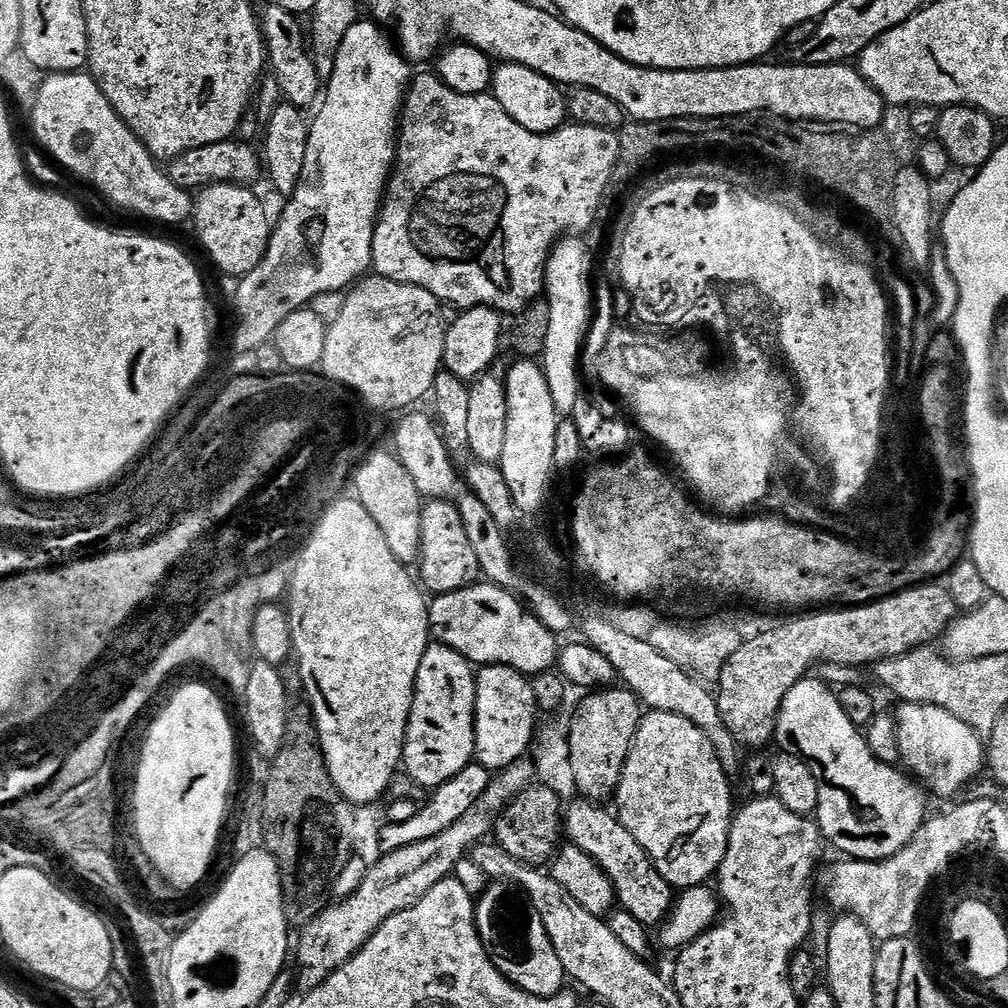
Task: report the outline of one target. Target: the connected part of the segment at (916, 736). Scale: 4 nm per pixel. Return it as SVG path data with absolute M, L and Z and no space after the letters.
M902 702L894 712L903 767L930 792L952 796L974 779L986 764L983 737L970 725L950 713L948 708L933 703Z

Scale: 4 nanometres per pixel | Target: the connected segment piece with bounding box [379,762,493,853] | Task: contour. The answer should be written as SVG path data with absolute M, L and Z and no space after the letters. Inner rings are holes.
M475 762L467 764L454 778L450 778L445 784L440 784L431 793L432 796L425 804L421 803L416 809L414 818L407 822L394 822L393 824L385 823L384 829L380 832L380 849L381 853L402 850L402 846L410 846L414 842L422 842L426 838L434 838L442 834L442 830L450 830L463 816L470 814L470 810L486 794L490 786L493 773L486 766Z

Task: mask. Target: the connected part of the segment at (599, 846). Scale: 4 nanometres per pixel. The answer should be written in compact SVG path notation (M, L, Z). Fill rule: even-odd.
M576 798L569 808L567 805L563 809L563 831L571 843L586 850L586 854L590 854L590 858L594 858L594 862L598 862L602 870L606 870L616 891L619 907L634 914L638 922L649 926L659 925L672 911L674 889L666 882L666 878L662 878L662 874L658 874L658 870L648 859L646 850L634 838L634 834L626 830L619 815L611 811L608 813L604 807L603 803L595 800Z

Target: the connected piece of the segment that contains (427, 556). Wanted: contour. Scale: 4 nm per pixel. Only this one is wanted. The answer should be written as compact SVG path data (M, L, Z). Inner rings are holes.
M434 500L423 505L420 514L419 560L419 579L429 593L453 592L477 583L481 575L478 554L474 554L474 546L470 546L470 538L466 538L466 526L462 526L462 518L455 503Z

